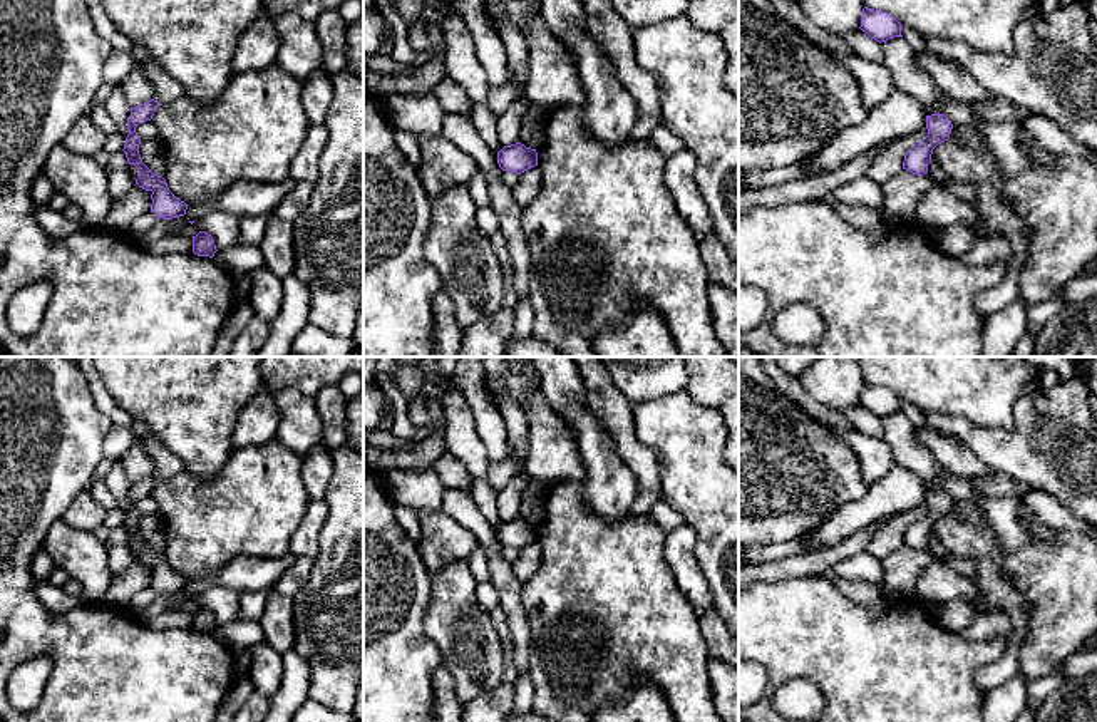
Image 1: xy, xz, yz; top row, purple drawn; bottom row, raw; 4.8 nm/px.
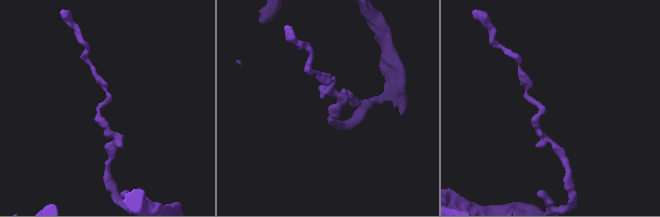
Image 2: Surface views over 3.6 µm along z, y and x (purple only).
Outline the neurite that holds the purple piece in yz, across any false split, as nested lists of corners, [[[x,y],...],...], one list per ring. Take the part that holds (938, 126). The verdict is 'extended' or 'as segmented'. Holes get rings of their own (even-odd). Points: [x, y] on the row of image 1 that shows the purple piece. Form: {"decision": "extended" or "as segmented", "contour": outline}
{"decision": "as segmented", "contour": [[[945,114],[926,116],[928,136],[911,147],[903,161],[903,169],[923,176],[928,173],[928,164],[931,162],[933,149],[948,141],[953,124]]]}

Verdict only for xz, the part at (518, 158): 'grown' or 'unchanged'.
unchanged

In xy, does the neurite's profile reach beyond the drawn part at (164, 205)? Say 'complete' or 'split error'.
complete

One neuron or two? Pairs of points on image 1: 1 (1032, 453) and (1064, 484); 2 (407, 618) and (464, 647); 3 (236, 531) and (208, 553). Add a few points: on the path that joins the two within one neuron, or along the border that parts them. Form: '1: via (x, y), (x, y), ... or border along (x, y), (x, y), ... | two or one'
1: via (1040, 461), (1055, 476) | one
2: border along (431, 588), (424, 632), (437, 647), (442, 662) | two
3: via (230, 531), (215, 546) | one

